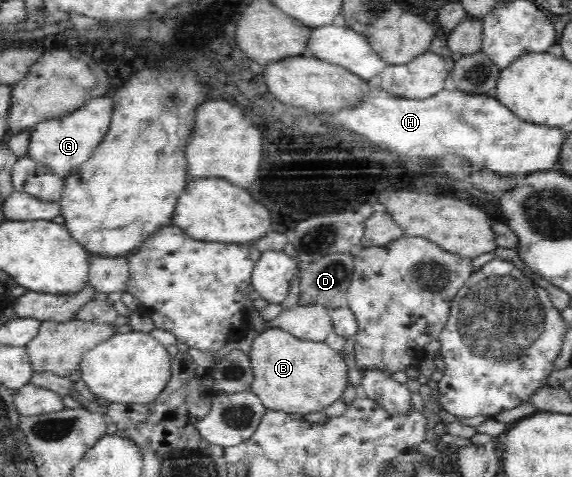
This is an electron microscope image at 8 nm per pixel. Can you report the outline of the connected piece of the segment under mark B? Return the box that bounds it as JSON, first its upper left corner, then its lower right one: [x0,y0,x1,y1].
[247,326,348,414]

